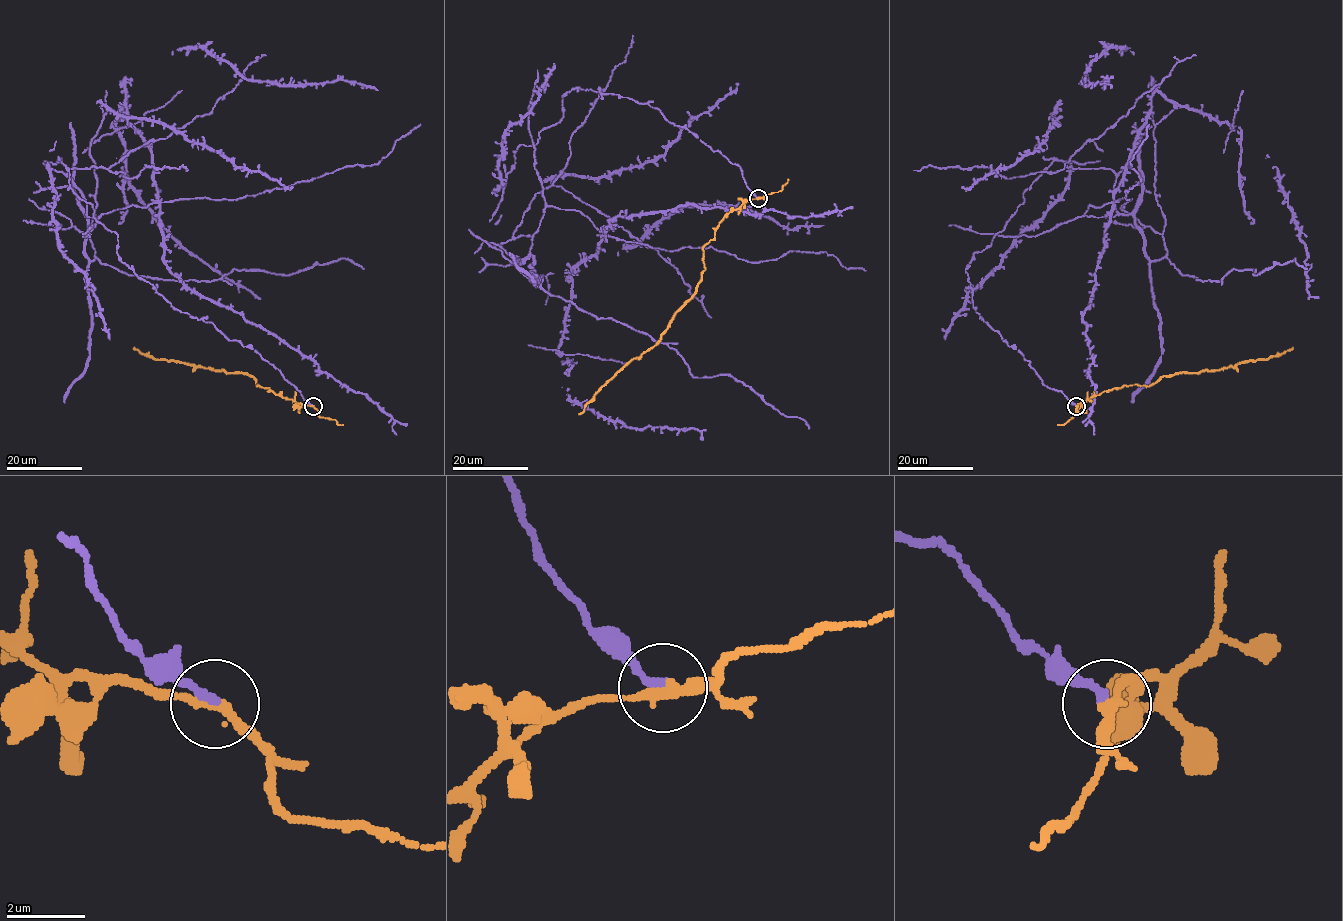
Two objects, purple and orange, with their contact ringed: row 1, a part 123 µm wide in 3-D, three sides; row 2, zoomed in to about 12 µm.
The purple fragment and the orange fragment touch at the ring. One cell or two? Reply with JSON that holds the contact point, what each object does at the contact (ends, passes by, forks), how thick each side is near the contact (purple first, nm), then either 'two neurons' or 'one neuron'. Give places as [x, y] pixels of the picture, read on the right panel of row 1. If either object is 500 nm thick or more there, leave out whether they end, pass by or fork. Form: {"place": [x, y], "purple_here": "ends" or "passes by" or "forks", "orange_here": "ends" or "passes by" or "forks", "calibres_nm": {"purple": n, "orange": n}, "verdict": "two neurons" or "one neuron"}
{"place": [1076, 406], "purple_here": "ends", "orange_here": "passes by", "calibres_nm": {"purple": 200, "orange": 260}, "verdict": "two neurons"}

